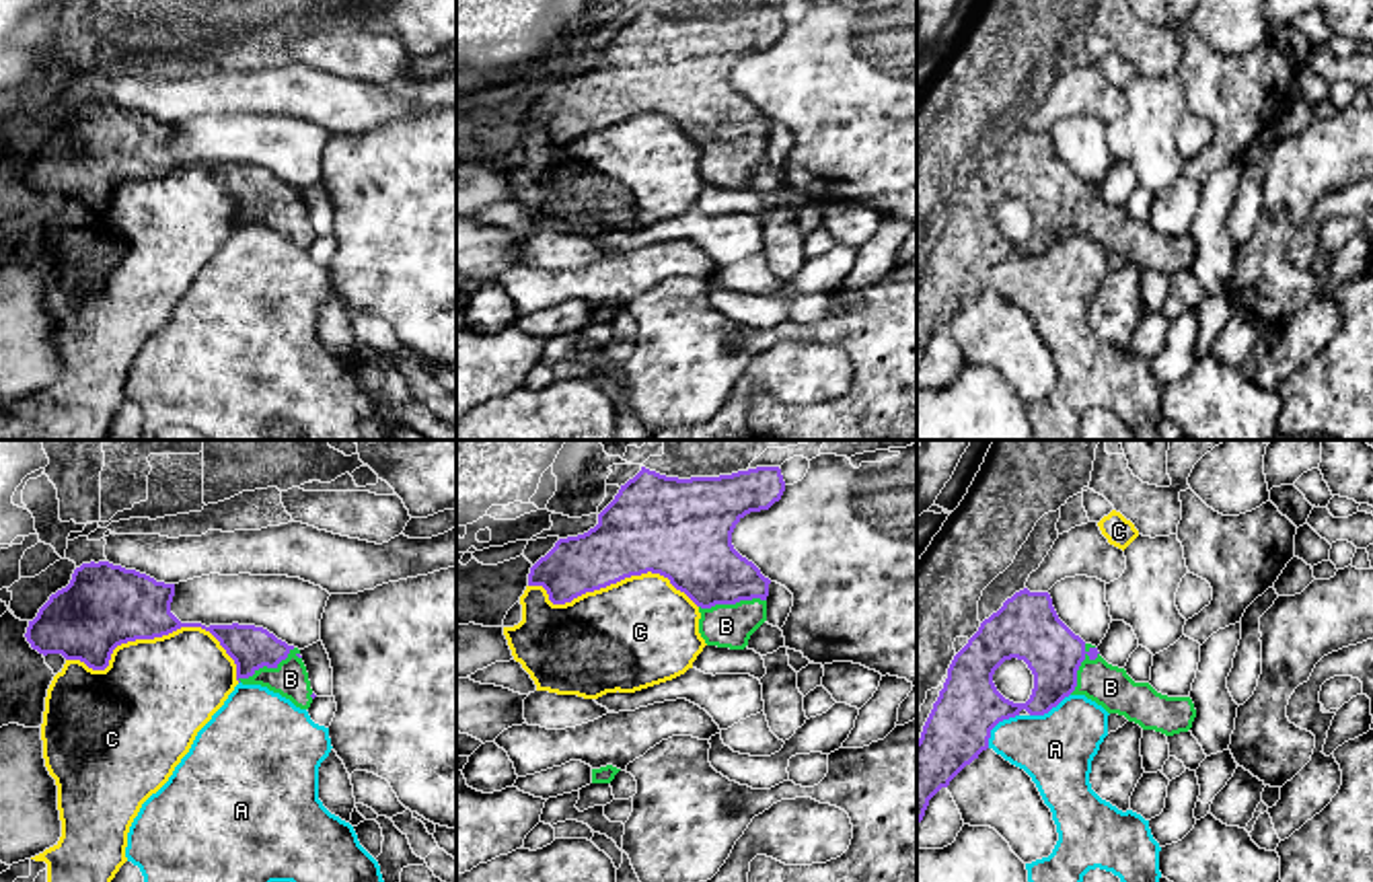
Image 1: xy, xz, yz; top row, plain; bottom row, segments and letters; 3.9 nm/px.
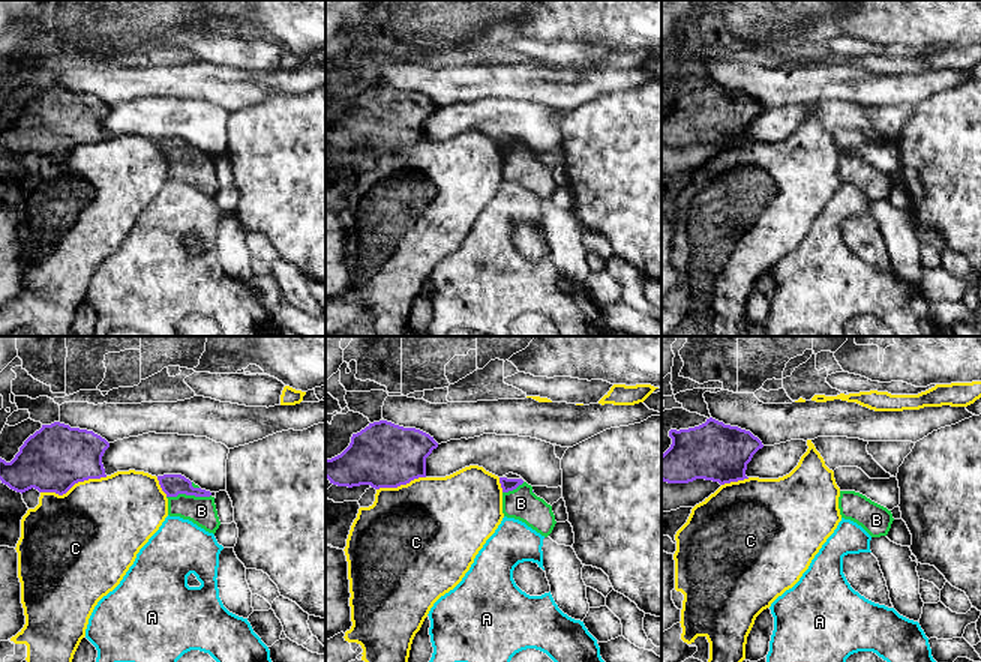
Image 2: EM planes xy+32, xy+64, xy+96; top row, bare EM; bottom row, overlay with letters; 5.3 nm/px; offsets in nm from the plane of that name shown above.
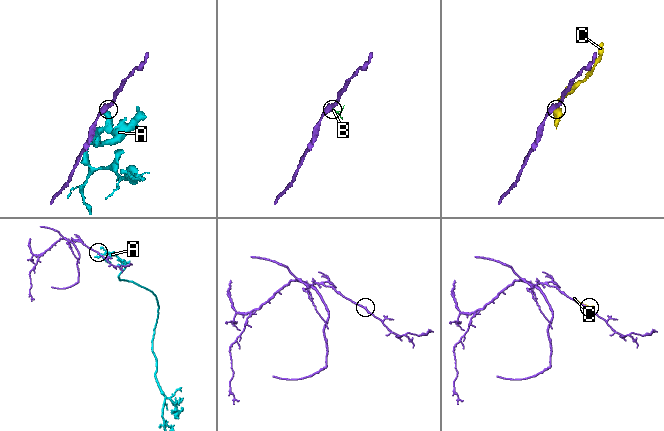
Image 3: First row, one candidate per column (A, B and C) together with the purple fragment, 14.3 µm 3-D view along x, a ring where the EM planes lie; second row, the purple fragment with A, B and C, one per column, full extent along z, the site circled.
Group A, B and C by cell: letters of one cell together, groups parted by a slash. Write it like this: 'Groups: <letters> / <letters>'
Groups: A / B / C

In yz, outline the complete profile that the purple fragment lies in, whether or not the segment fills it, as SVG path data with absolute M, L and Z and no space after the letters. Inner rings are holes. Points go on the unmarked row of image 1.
M1024 127L980 162L948 208L943 228L917 280L917 366L929 339L989 288L991 269L999 261L1019 255L1022 249L1044 255L1069 234L1085 234L1108 253L1124 255L1143 269L1165 275L1188 271L1196 257L1190 236L1167 236L1149 222L1135 222L1124 208L1108 204L1096 185L1085 183L1059 158L1048 132ZM1011 197L1024 199L1034 214L1034 228L1026 243L1005 238L993 222L995 210Z

